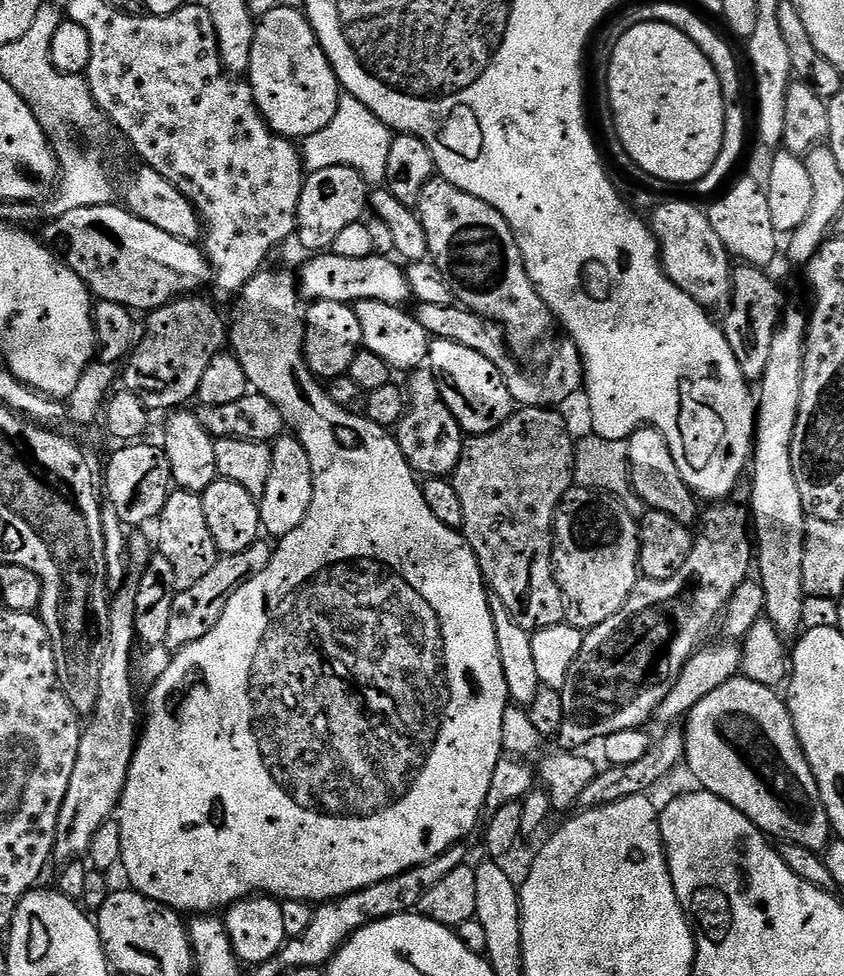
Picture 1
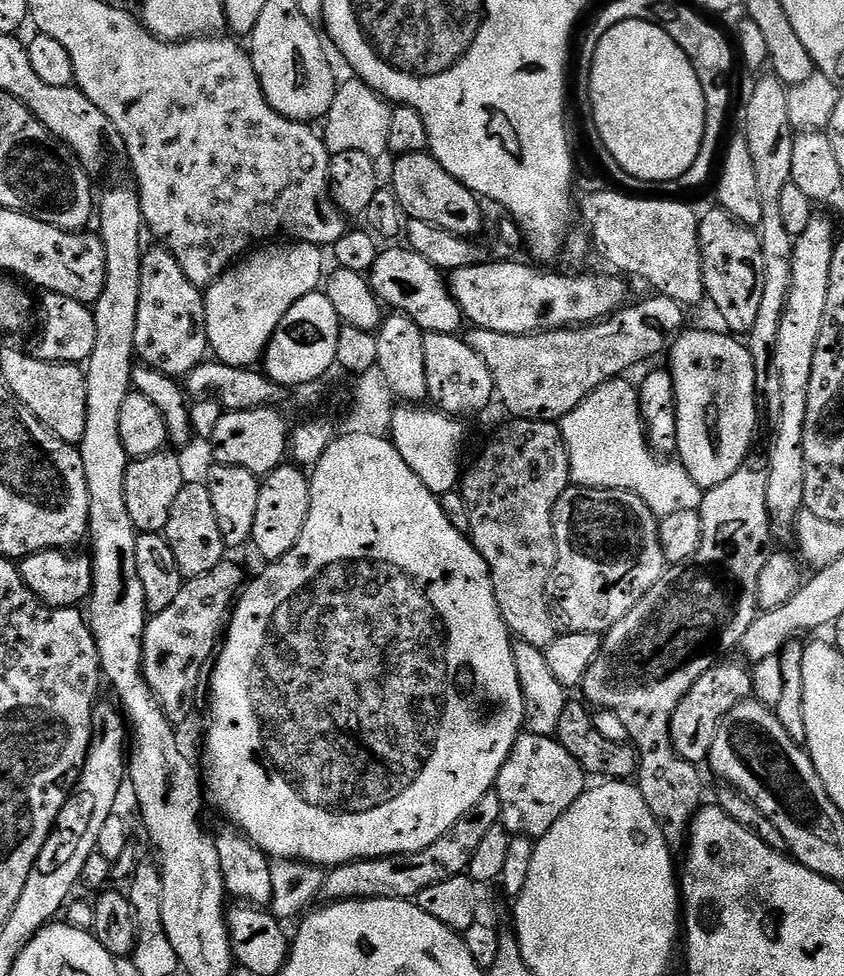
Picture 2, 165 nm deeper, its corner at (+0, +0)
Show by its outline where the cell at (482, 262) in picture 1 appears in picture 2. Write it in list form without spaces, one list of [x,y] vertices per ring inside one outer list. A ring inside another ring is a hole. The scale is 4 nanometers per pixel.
[[[427,151],[395,157],[390,187],[405,217],[430,222],[465,238],[476,238],[484,228],[481,197],[450,174]]]

